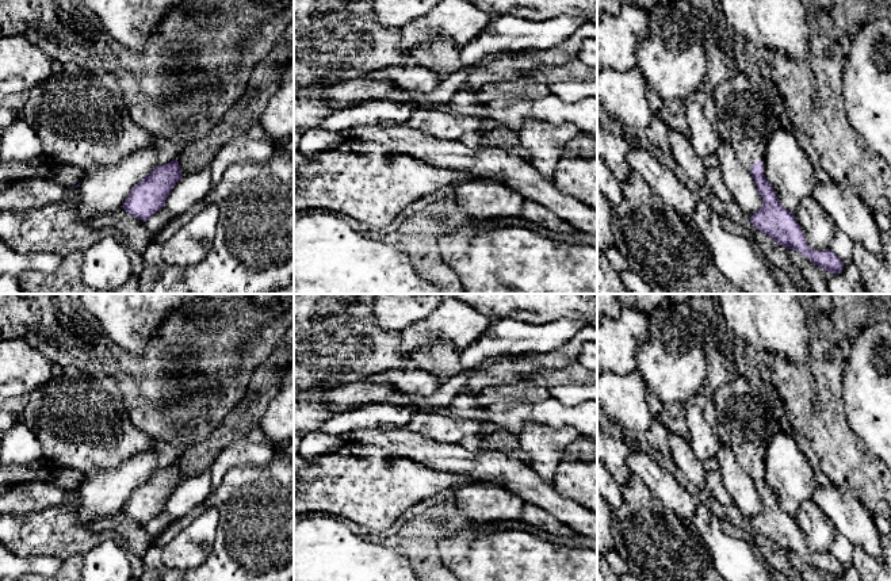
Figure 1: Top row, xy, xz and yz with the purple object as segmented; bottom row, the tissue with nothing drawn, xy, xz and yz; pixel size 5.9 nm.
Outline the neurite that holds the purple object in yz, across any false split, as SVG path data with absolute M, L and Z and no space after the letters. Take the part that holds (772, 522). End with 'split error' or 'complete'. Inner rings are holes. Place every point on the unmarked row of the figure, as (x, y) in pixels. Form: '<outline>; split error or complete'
M741 371L733 382L715 391L714 409L720 443L731 448L738 465L752 477L762 501L762 509L750 519L750 525L779 548L798 554L829 577L841 577L841 562L829 551L821 557L808 550L795 517L783 511L764 478L768 444L783 427L772 404L762 398Z; split error

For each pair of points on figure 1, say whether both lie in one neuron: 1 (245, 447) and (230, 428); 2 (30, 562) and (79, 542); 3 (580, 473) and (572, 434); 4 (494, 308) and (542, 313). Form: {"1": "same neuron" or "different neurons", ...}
{"1": "different neurons", "2": "different neurons", "3": "different neurons", "4": "same neuron"}

